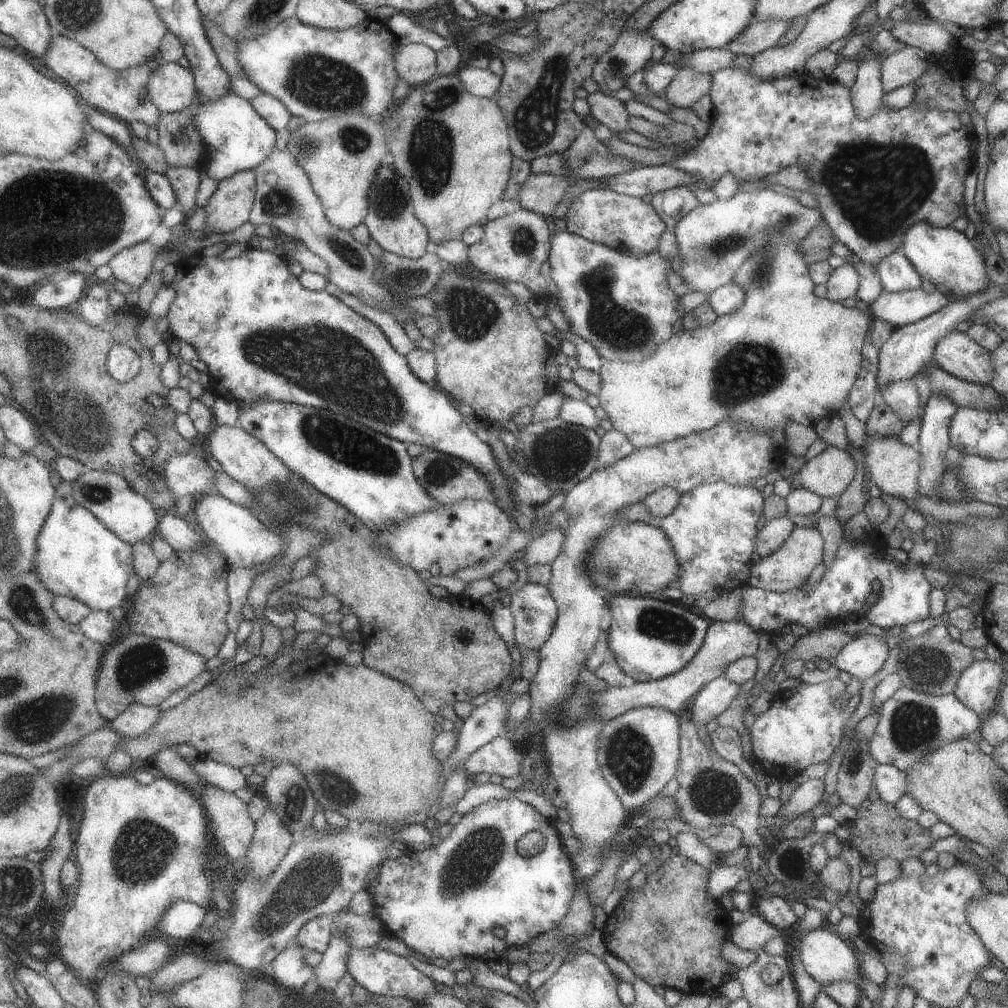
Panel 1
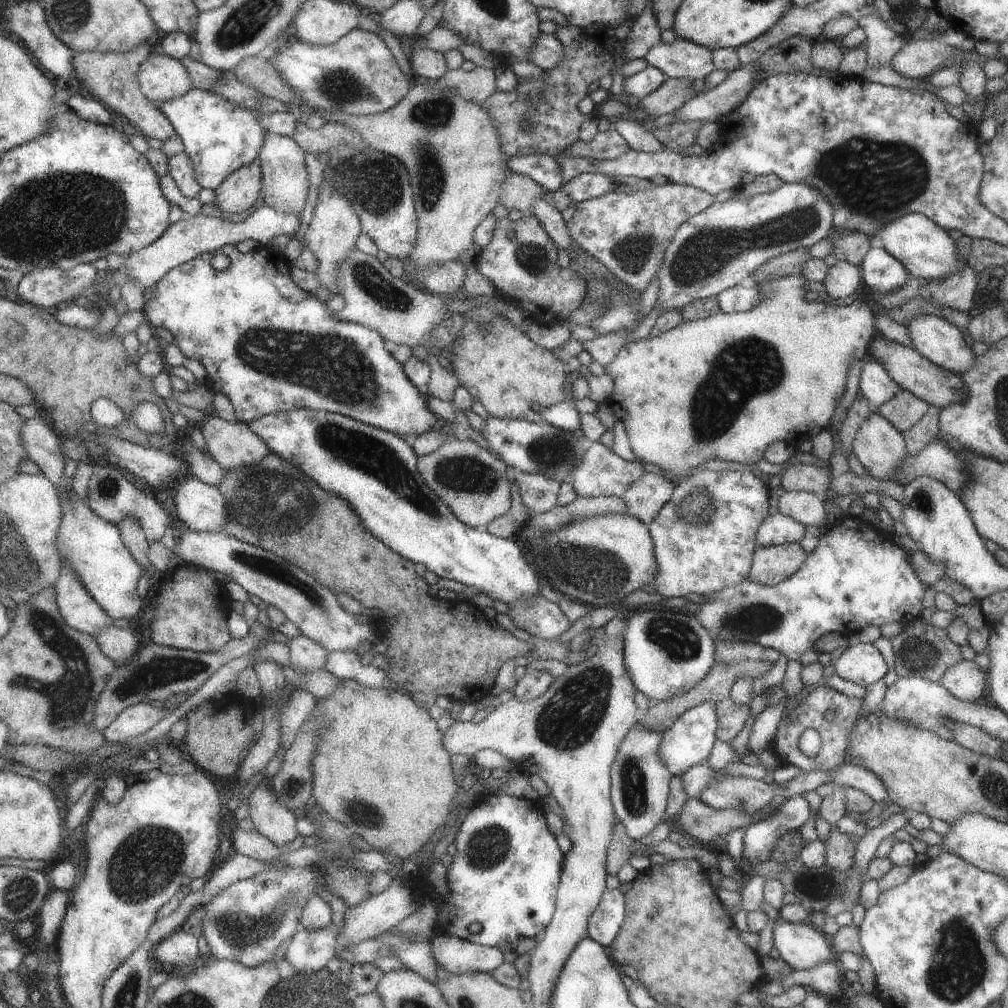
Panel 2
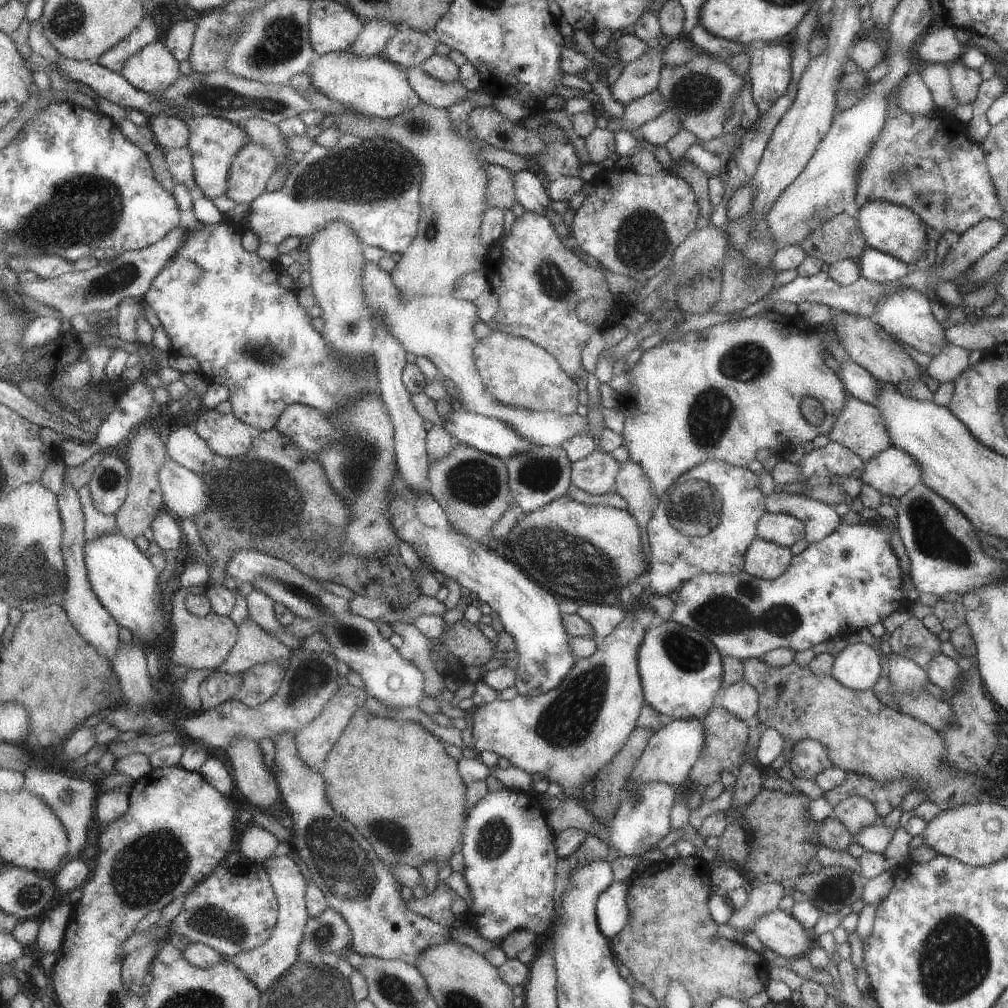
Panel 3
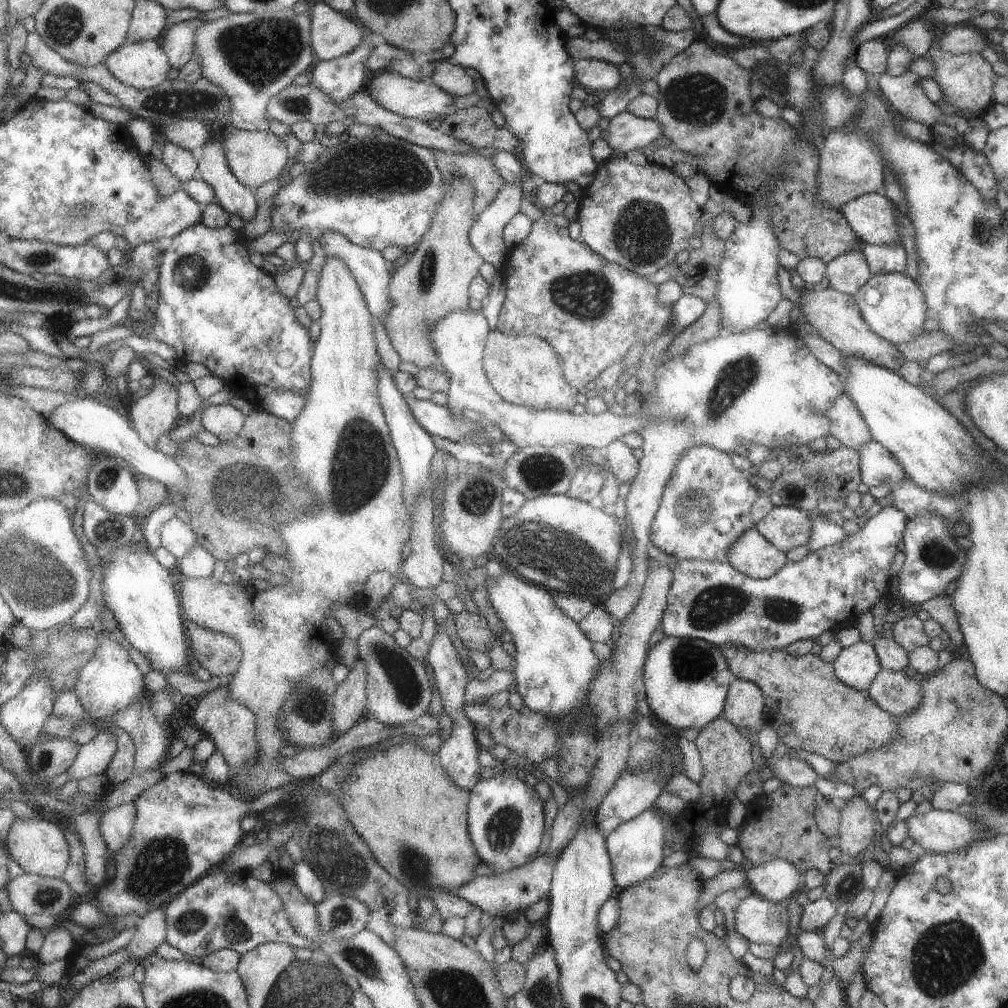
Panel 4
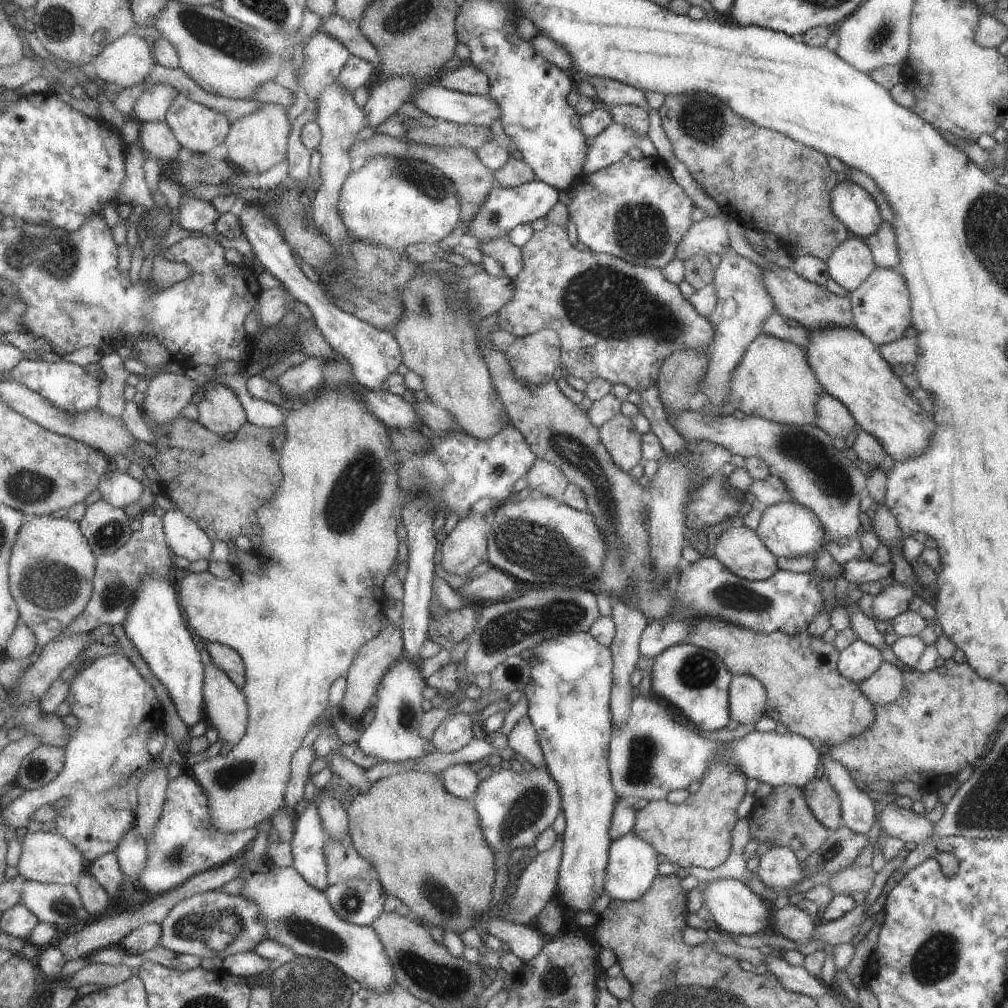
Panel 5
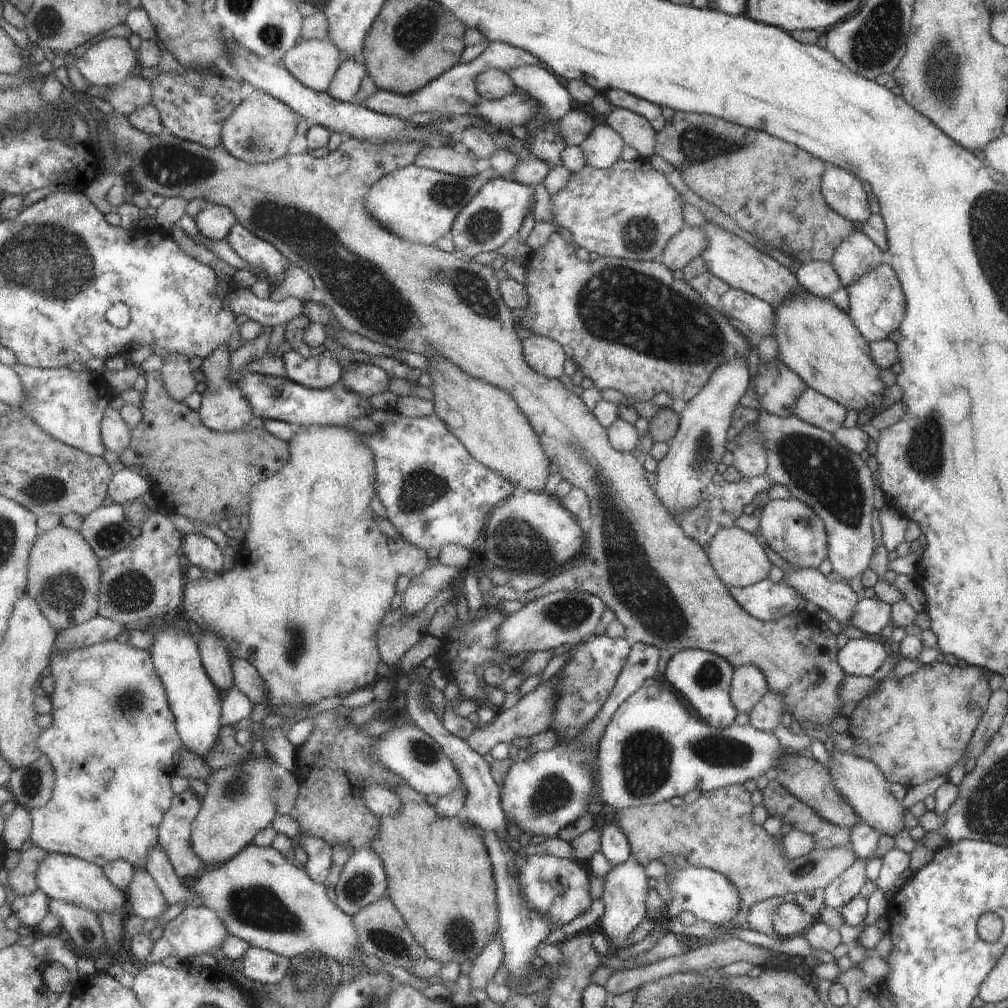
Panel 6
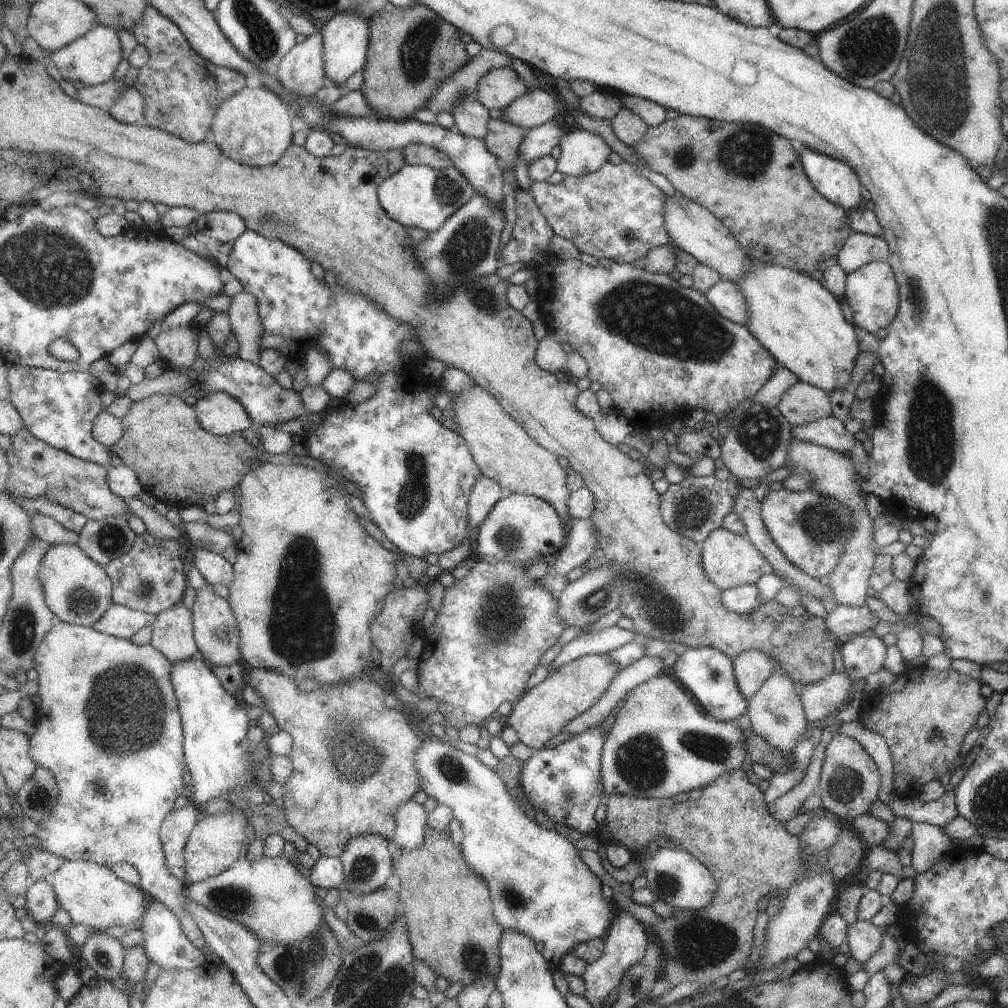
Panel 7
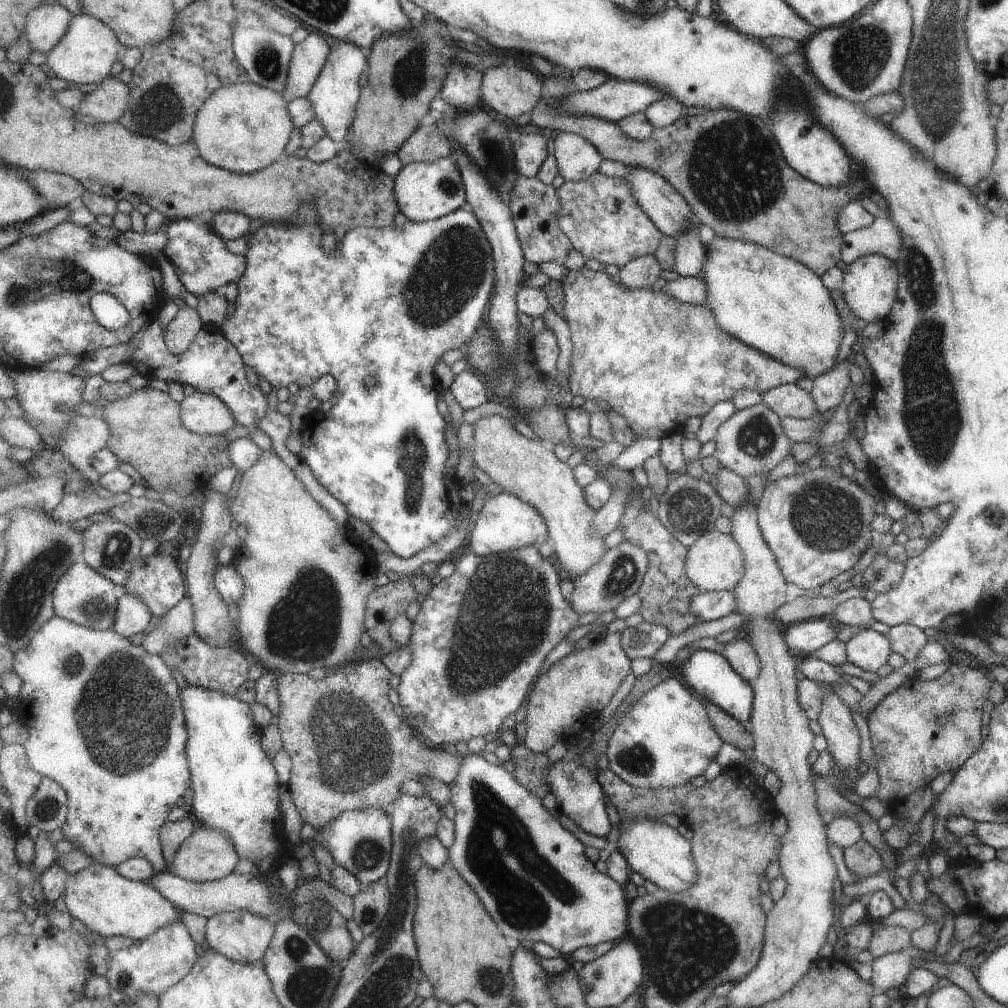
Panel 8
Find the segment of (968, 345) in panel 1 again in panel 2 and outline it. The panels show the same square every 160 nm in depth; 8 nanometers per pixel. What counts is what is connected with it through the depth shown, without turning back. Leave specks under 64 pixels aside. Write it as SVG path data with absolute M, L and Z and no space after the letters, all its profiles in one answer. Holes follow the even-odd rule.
M918 314L903 326L907 328L909 340L912 340L911 348L941 369L959 375L974 364L975 355L965 343L961 330L946 321L943 316Z

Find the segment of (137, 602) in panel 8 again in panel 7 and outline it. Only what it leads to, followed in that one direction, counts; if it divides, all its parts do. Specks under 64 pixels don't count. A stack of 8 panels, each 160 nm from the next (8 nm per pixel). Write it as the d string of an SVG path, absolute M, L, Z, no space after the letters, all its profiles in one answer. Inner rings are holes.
M113 605L103 614L101 620L93 626L100 633L129 639L142 625L150 624L154 616L123 606Z

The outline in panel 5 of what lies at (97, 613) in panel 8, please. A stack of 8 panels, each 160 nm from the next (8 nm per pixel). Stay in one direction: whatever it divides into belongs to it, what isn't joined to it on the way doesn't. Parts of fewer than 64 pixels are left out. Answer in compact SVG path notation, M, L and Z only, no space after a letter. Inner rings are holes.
M43 514L29 517L23 524L9 565L11 592L19 604L20 622L35 630L39 643L47 645L63 634L89 606L94 594L97 558L94 548L82 534L79 522Z

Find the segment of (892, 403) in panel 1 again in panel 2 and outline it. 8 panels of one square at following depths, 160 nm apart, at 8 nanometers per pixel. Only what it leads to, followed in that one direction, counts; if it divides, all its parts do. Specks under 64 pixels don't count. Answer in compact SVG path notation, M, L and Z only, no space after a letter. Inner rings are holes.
M865 357L860 367L858 392L875 408L901 390L900 386L889 378L888 372L875 359Z

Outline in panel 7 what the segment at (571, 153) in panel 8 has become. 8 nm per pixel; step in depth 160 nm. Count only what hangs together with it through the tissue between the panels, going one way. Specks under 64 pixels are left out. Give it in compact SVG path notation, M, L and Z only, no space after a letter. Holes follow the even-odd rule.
M578 127L562 138L559 147L558 171L564 175L583 176L598 171L613 154L601 136Z

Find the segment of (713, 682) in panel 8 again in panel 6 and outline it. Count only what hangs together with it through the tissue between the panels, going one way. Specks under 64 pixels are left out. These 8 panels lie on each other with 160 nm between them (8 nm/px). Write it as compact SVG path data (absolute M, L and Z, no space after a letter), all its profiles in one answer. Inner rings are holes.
M683 649L669 658L661 676L665 676L666 682L671 684L673 690L683 694L687 702L691 702L693 710L705 719L709 726L724 728L734 724L734 718L738 714L729 699L732 671L733 667L729 662L717 654L700 649Z

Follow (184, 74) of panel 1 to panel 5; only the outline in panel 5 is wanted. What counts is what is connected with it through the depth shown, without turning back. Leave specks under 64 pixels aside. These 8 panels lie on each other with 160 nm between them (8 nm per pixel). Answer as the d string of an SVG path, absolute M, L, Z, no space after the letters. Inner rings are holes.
M130 33L105 46L88 65L84 66L84 75L103 83L120 85L123 89L133 88L143 83L143 80L153 72L155 64L157 62L155 62L151 40Z

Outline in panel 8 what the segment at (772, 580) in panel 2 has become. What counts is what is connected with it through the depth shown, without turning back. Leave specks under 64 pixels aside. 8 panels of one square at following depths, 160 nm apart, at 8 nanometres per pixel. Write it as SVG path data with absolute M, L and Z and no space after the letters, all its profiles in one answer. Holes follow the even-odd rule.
M713 528L687 547L684 570L687 578L701 592L730 591L739 582L744 571L742 550L730 534Z

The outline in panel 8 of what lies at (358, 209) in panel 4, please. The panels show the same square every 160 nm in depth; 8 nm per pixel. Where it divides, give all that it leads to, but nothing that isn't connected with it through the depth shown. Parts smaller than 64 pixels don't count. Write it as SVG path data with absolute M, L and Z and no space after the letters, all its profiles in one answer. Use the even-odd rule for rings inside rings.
M455 154L435 162L414 162L404 166L394 178L398 208L411 221L434 221L461 209L468 202L462 170Z

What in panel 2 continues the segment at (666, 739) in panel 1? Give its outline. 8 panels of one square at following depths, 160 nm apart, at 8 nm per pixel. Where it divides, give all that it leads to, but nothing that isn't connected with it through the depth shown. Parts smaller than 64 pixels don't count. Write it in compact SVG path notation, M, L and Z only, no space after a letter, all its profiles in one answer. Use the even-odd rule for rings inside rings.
M636 725L621 742L621 748L613 762L612 802L619 820L623 822L627 836L639 841L655 826L663 822L663 810L667 804L667 784L670 770L659 760L658 749L661 733L645 730Z

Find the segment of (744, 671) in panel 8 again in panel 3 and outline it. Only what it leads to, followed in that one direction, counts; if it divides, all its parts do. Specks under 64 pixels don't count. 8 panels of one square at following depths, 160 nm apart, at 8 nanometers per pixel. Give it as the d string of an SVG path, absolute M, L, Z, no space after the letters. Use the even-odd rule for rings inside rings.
M742 680L729 684L723 690L723 698L719 700L719 705L728 714L743 720L749 727L753 727L758 721L755 719L757 713L758 695L753 686Z

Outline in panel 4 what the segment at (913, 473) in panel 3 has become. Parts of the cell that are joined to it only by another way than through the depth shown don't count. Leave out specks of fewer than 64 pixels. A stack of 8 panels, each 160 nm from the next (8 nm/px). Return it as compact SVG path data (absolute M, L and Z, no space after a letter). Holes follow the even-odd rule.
M867 440L853 448L853 452L857 454L860 482L867 487L877 486L883 481L891 487L903 478L904 473L899 464L877 442Z

